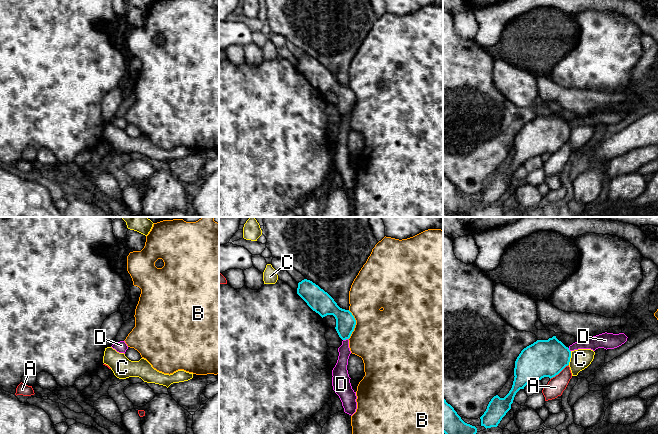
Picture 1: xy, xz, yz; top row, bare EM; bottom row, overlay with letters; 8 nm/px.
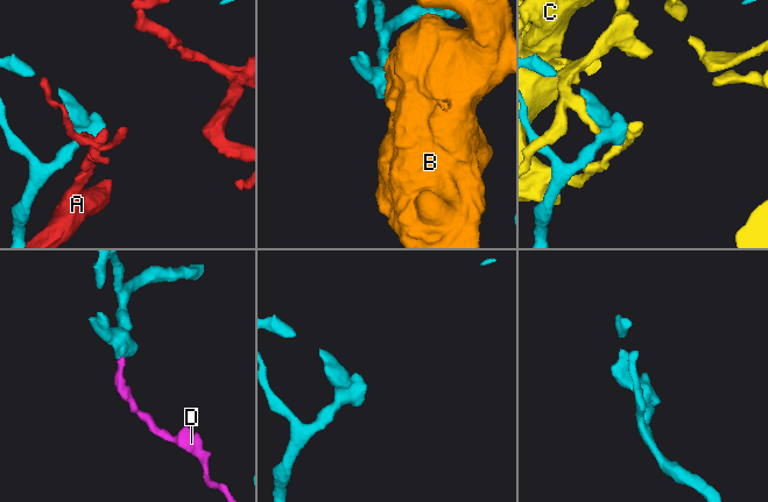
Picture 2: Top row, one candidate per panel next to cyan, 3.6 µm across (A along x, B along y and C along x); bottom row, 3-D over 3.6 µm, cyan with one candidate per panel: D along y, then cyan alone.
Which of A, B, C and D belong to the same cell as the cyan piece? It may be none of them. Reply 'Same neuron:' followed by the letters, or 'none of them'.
Same neuron: none of them

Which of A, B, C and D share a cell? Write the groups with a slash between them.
A / B / C / D

